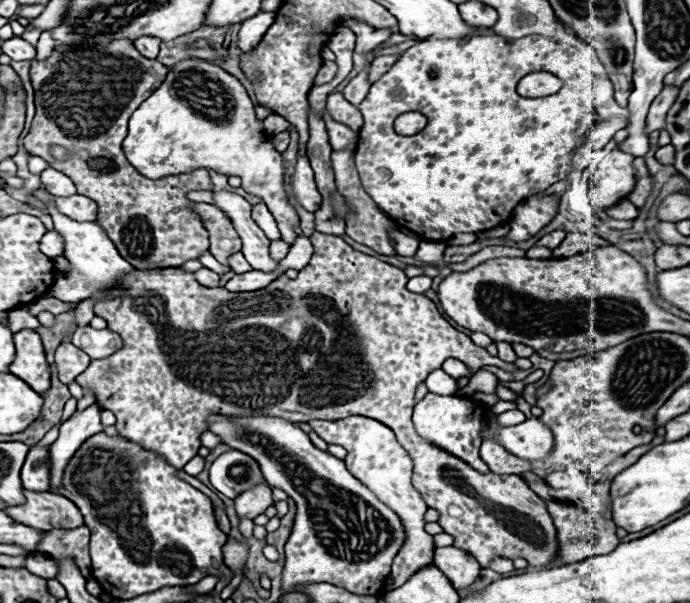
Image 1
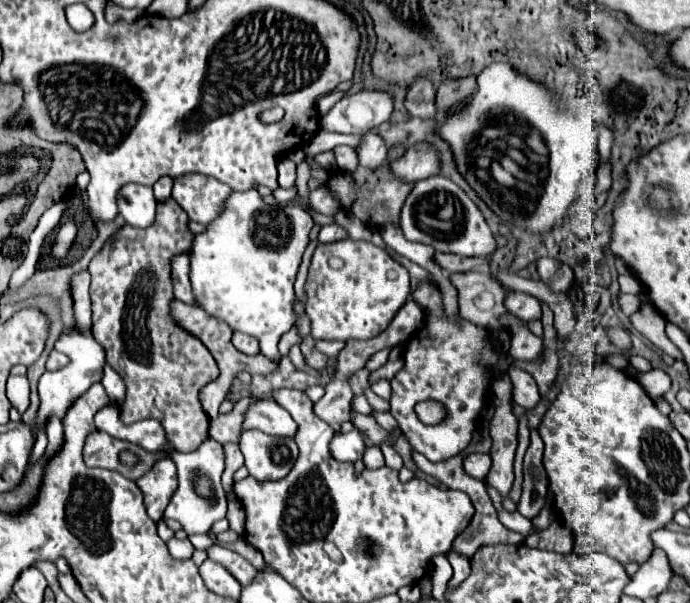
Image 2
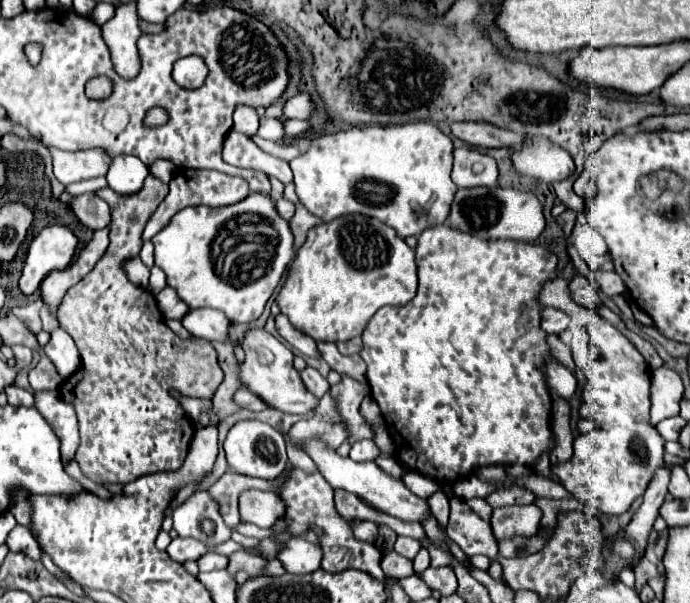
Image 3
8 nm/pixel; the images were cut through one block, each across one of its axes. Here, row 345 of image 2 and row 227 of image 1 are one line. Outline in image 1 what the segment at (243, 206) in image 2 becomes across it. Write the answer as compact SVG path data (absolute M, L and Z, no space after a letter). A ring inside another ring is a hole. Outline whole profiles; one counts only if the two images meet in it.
M264 202L252 206L252 220L264 230L264 234L268 236L268 240L280 240L280 230L276 226L276 220L268 212L268 208L266 208Z

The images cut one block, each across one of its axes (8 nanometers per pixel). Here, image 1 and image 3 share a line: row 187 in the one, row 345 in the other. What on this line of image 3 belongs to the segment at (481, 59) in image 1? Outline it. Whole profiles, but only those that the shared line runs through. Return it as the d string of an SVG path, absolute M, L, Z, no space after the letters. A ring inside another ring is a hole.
M444 222L440 226L426 228L418 236L416 264L418 276L416 296L404 306L384 306L382 310L378 310L362 332L362 350L360 350L360 356L366 362L366 380L370 384L372 398L376 400L376 404L382 412L382 418L388 426L388 432L392 434L392 440L396 444L396 454L398 454L396 458L408 470L414 470L418 474L424 474L424 476L434 478L436 482L444 482L444 484L464 480L470 474L474 474L478 468L484 468L484 466L494 466L494 464L500 464L500 466L522 464L528 468L534 466L540 456L550 454L556 446L556 434L554 434L552 422L550 422L554 394L552 394L550 386L546 384L546 376L542 372L546 362L552 360L552 354L550 354L550 346L546 342L548 334L542 332L542 326L540 326L542 308L544 308L544 304L540 304L540 292L548 280L558 278L558 272L556 272L558 258L550 250L546 250L538 244L518 242L518 240L482 240L472 234L460 232L460 230L452 228L448 222Z

